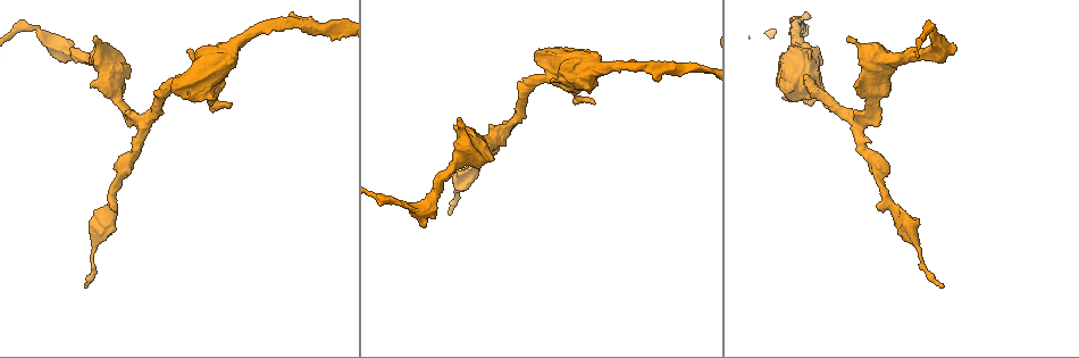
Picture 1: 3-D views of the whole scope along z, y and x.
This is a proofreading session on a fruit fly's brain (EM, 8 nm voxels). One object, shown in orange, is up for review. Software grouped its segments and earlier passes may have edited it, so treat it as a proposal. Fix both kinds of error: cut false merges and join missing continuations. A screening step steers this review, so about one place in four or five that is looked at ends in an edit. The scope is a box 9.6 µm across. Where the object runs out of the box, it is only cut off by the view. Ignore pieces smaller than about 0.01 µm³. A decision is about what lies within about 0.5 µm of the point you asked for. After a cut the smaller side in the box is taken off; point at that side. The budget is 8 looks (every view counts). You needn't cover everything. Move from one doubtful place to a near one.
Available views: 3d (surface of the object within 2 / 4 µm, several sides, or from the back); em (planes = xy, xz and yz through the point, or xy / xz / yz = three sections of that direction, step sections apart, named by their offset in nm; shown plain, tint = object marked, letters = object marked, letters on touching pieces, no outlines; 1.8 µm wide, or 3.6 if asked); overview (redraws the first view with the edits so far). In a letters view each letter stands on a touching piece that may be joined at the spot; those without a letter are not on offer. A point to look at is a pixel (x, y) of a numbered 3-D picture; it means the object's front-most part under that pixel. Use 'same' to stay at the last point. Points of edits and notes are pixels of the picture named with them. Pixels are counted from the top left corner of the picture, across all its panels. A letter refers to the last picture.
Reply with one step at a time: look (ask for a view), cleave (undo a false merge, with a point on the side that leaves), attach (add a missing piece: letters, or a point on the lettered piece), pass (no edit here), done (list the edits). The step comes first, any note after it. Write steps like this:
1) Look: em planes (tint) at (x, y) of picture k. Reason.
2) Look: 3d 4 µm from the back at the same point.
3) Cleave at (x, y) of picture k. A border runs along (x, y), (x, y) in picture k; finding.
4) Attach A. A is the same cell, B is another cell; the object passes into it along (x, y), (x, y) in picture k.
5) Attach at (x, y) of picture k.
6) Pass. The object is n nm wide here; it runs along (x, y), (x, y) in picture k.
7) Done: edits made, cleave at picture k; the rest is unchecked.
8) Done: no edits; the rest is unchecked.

Look: 3d 2 µm at (230, 104) of picture 1. Free end.

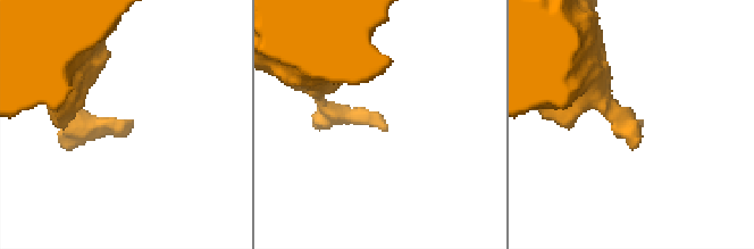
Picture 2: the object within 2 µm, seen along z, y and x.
Look: em xy step 8 (letters) at (641, 121) of picture 2.

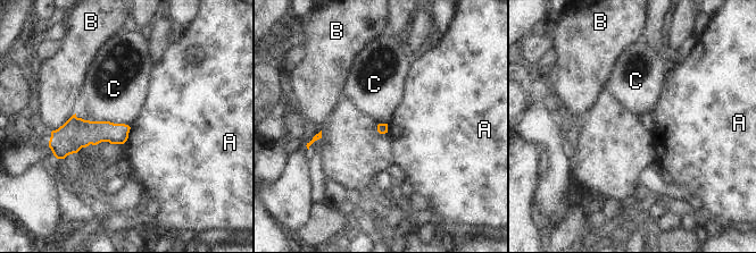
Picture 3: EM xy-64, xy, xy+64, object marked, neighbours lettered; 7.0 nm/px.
Look: em planes (letters) at the same point.

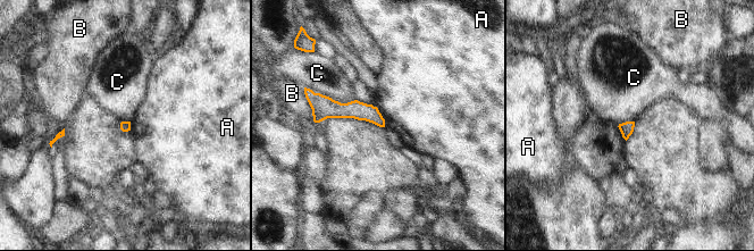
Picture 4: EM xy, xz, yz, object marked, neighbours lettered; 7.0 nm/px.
Pass. A, B and C are other cells; a border runs along (308, 88), (341, 102), (354, 100) in picture 4; no lettered piece goes on from it.

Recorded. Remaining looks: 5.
Look: 3d 4 µm at (848, 38) of picture 1. Free end.

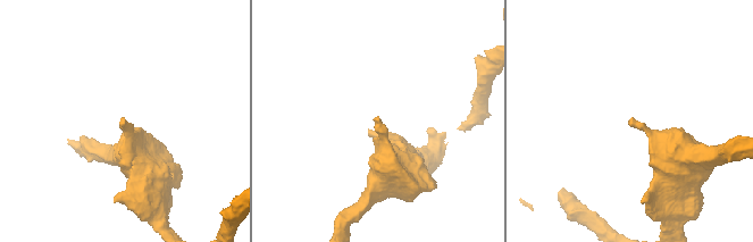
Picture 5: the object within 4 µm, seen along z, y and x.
Look: em xz step 8 (letters) at (628, 120) of picture 5.

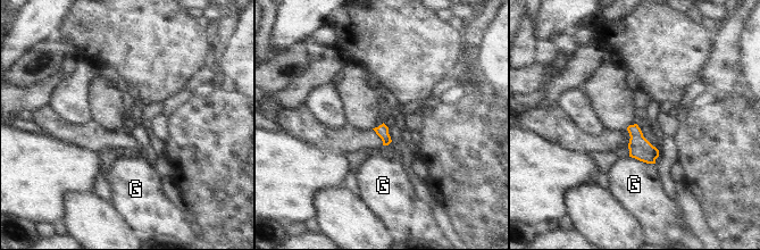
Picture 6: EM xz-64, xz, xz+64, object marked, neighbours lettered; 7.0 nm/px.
Look: em planes (letters) at the same point.

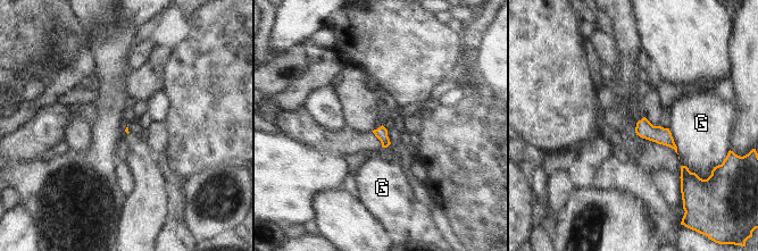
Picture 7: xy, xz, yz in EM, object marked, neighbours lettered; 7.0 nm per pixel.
Pass. The longest contact is with G, 200 nm; G is another cell; no lettered piece goes on from it.

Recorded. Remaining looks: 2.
Done: no edits; the rest is unchecked.

